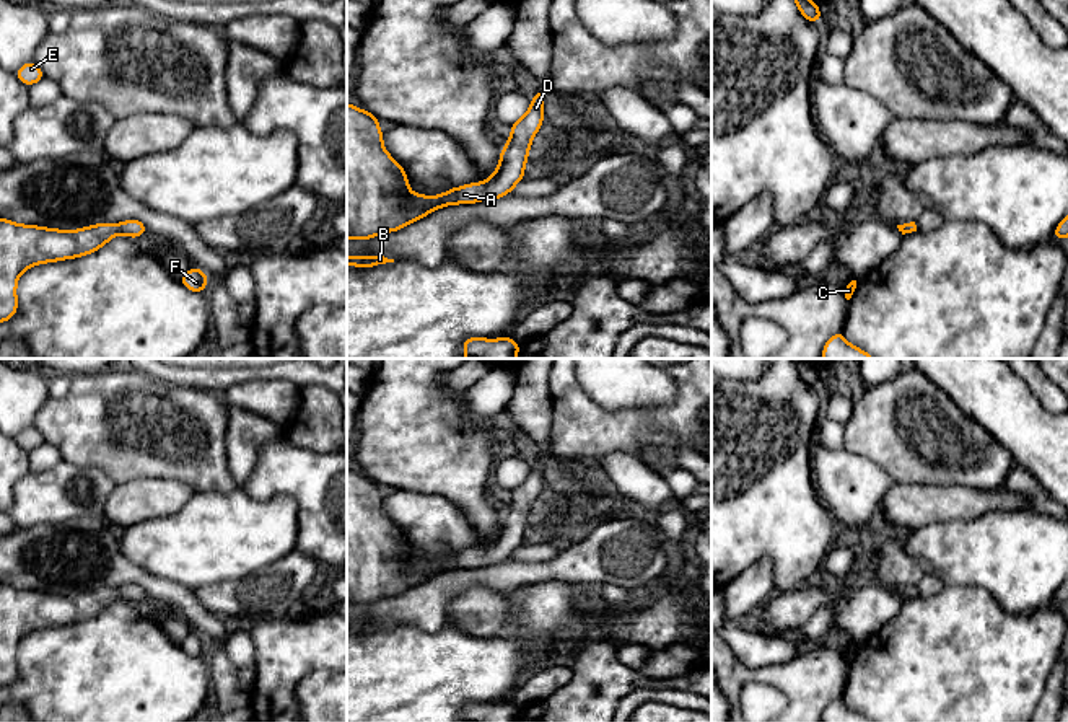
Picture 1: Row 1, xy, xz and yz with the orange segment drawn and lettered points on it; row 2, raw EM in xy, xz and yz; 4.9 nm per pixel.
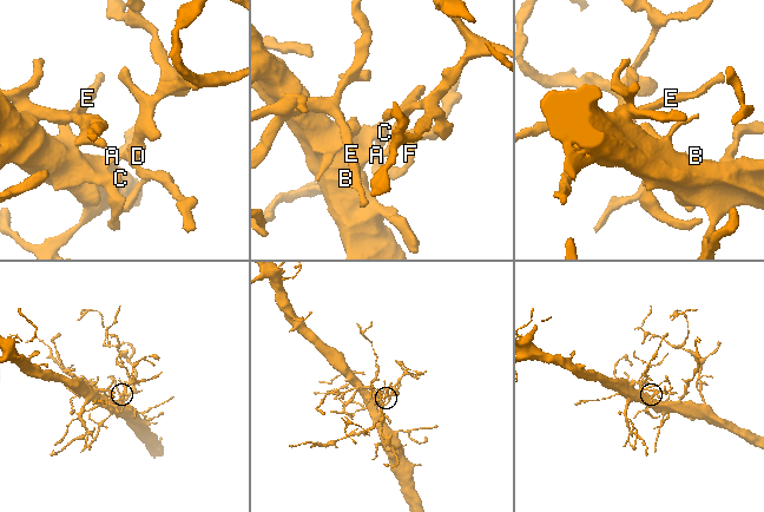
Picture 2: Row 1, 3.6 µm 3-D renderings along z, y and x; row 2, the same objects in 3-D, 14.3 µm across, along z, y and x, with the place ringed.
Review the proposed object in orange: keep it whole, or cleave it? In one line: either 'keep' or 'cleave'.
keep

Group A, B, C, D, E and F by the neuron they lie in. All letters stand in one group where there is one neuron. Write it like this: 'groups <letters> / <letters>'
groups A B C D E F

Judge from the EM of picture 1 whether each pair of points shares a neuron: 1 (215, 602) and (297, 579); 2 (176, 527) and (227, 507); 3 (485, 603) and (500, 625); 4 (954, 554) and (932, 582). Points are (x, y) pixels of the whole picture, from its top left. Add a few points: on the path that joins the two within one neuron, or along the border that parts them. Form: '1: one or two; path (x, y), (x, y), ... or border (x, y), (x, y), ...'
1: one; path (235, 598), (266, 595), (277, 585)
2: one; path (189, 527), (207, 527), (214, 520)
3: one; path (485, 608), (495, 620)
4: two; border (925, 572), (933, 572), (945, 584)

